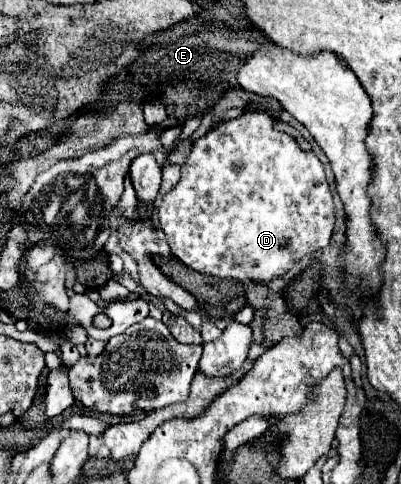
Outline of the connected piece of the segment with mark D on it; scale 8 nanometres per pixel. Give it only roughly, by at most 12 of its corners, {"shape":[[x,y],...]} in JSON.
{"shape":[[244,112],[158,210],[170,252],[264,284],[324,248],[322,162]]}

